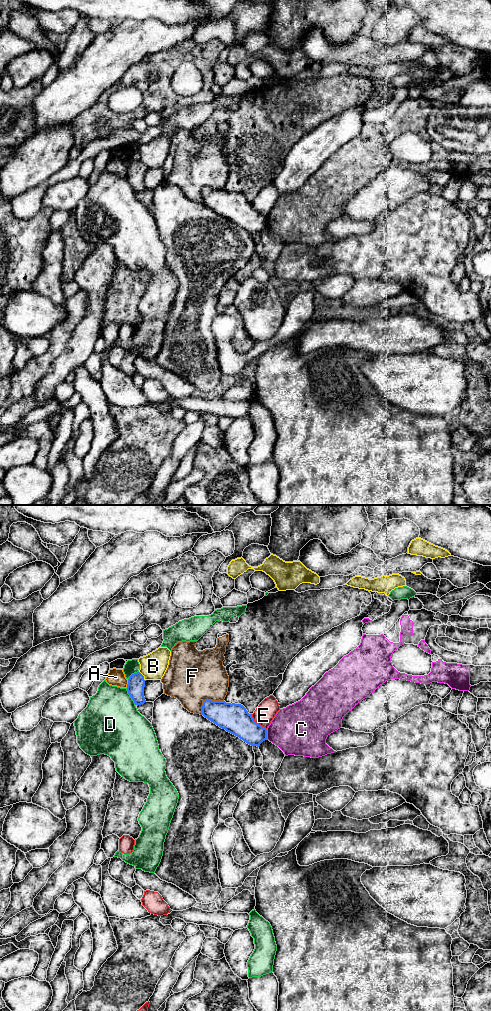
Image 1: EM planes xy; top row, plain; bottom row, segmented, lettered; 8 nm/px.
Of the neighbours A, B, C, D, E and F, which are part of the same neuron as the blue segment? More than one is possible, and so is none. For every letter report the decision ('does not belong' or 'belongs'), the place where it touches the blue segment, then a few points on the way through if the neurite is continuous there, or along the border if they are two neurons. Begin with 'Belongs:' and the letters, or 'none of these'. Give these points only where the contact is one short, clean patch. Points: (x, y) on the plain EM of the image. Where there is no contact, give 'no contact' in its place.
Belongs: none of these
A: does not belong | xy (128, 171)
B: does not belong | xy (143, 164)
C: does not belong | xy (266, 222)
D: does not belong | xy (130, 184)
E: does not belong | xy (257, 211)
F: does not belong | xy (207, 188)

